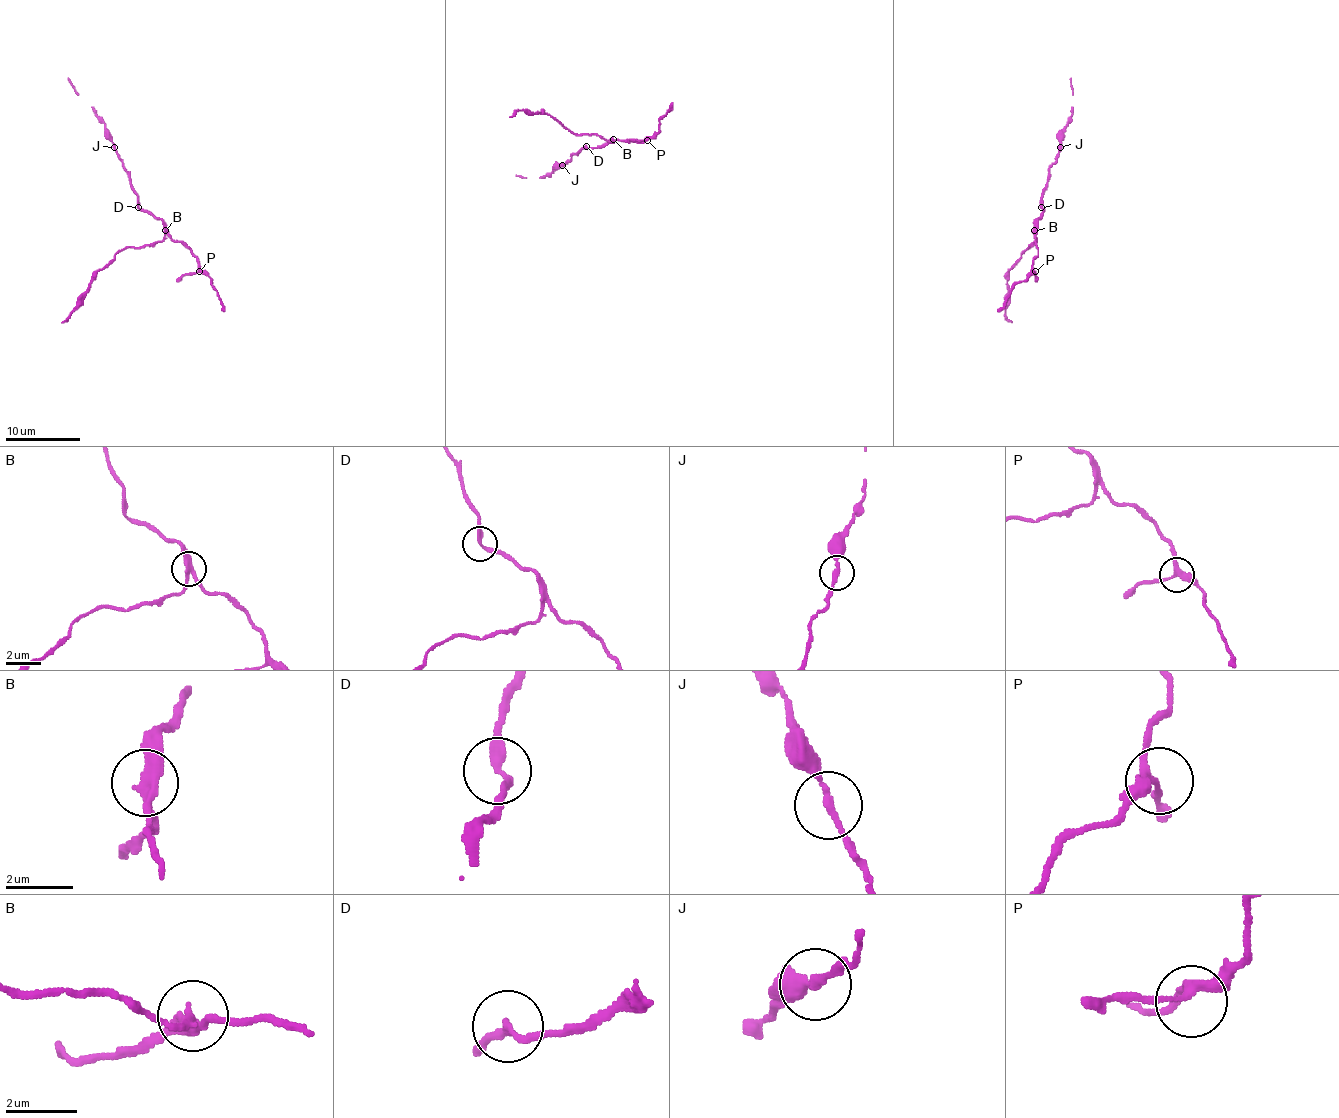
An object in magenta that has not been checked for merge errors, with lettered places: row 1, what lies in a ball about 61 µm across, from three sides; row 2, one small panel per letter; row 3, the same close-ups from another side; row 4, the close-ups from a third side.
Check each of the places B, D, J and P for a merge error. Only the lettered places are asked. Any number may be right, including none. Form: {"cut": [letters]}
{"cut": ["B"]}

